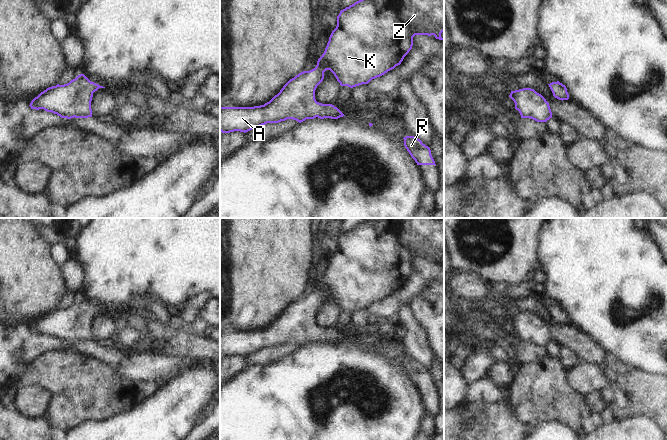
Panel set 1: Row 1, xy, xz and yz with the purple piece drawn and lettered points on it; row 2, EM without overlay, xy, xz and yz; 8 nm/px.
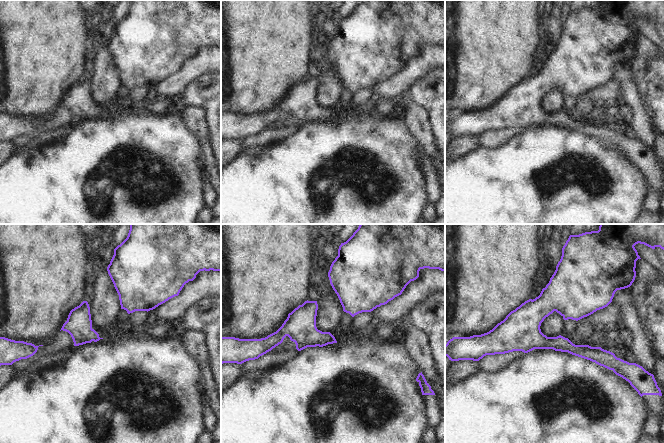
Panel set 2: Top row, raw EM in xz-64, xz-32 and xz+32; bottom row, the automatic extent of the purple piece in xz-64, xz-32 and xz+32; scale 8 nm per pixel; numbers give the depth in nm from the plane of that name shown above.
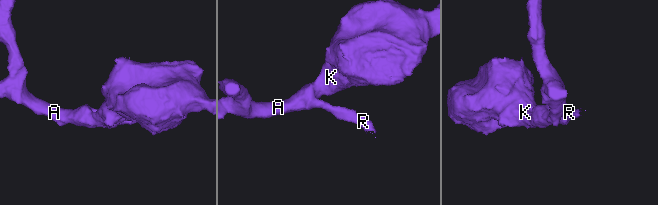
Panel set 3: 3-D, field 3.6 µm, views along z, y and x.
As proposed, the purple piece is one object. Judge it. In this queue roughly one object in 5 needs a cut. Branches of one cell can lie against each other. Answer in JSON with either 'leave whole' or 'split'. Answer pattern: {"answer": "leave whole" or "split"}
{"answer": "leave whole"}

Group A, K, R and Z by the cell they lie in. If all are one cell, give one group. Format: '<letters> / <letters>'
A K R Z

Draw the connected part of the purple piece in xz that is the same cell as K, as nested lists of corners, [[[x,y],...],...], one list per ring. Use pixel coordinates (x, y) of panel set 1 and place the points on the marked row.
[[[359,0],[354,4],[350,5],[349,7],[346,7],[345,9],[340,11],[339,15],[337,16],[337,26],[332,31],[327,46],[325,48],[325,51],[322,54],[322,56],[318,59],[317,65],[314,69],[310,71],[303,71],[298,75],[296,75],[294,78],[290,79],[283,86],[280,92],[264,105],[254,106],[254,107],[220,107],[220,131],[222,133],[230,133],[234,131],[240,131],[246,133],[252,129],[256,129],[267,123],[279,123],[287,119],[293,119],[301,123],[306,119],[314,119],[316,117],[320,119],[324,119],[324,118],[338,119],[340,117],[343,117],[345,115],[334,105],[322,104],[317,102],[315,99],[315,90],[317,86],[323,81],[324,72],[326,70],[330,70],[334,74],[334,76],[336,77],[337,81],[340,83],[341,86],[348,86],[350,88],[353,88],[362,84],[368,84],[372,79],[384,75],[388,71],[394,69],[396,66],[401,64],[404,57],[412,49],[413,37],[415,35],[428,35],[428,36],[434,35],[436,39],[443,40],[443,38],[441,37],[442,32],[444,32],[444,0]]]

